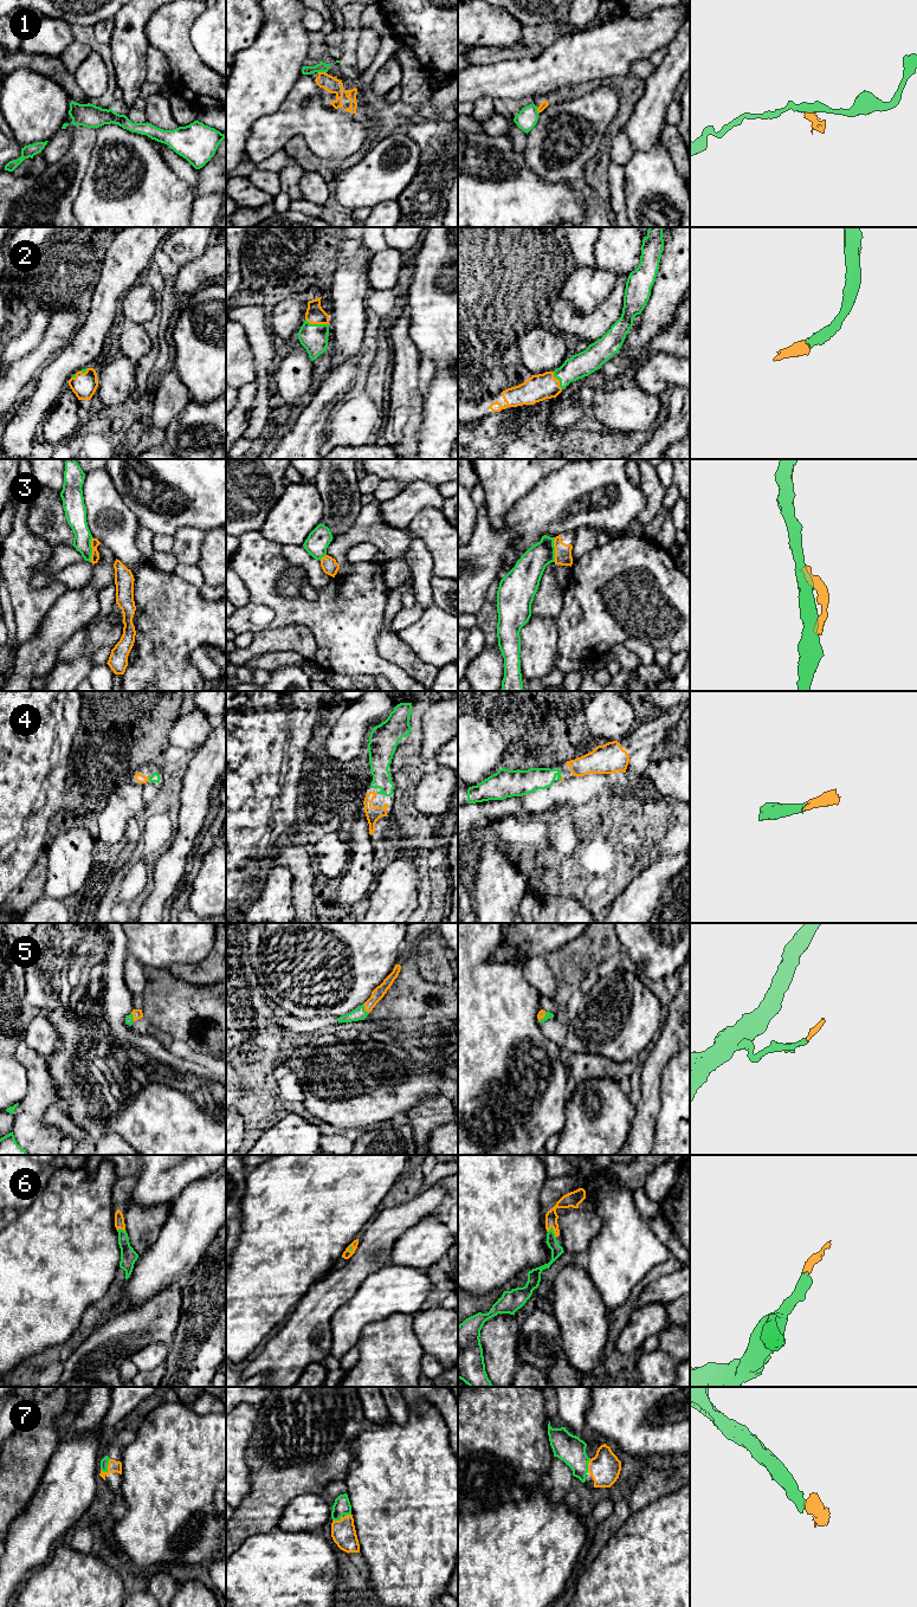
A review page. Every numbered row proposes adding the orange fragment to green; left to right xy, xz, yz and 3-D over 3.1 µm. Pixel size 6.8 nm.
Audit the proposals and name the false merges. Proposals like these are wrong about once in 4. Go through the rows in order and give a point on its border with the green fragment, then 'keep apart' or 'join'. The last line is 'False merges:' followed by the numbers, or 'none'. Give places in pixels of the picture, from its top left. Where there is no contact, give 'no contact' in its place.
1: xz (322, 71) | keep apart
2: xz (317, 324) | join
3: xy (91, 549) | keep apart
4: xy (149, 779) | join
5: xz (363, 1009) | join
6: yz (553, 1232) | join
7: xy (107, 1466) | join
False merges: 1, 3

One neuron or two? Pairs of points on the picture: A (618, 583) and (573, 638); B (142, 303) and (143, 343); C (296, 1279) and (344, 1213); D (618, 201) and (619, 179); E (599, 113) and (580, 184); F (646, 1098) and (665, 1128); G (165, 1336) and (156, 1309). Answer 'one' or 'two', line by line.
A: one
B: two
C: one
D: one
E: one
F: two
G: one

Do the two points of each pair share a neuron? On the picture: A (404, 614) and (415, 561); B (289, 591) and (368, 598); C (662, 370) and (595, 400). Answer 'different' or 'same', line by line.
A: same
B: different
C: same

